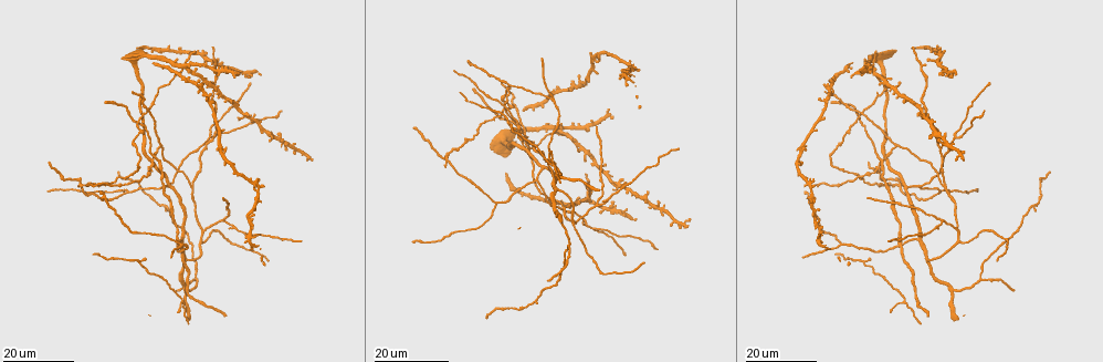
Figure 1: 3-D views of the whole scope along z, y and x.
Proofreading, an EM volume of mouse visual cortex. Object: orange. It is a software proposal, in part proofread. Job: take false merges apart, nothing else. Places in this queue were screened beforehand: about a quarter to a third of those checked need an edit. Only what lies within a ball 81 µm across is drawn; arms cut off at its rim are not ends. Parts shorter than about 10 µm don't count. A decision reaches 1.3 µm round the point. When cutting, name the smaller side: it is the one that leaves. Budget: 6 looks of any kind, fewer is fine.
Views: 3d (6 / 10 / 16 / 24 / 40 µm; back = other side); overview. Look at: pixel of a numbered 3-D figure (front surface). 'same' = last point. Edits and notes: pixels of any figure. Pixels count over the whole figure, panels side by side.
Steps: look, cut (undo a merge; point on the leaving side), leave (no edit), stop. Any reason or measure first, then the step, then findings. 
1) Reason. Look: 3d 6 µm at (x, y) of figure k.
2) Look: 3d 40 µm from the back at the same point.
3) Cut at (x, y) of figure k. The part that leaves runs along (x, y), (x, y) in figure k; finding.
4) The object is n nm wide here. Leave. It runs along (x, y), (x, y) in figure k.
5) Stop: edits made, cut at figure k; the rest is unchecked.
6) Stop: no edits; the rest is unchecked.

Branch point. Look: 3d 16 µm at (959, 229) of figure 1.

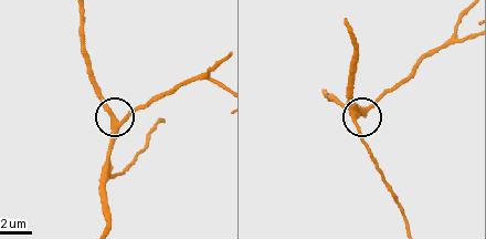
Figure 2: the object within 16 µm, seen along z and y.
Look: 3d 6 µm at (368, 107) of figure 2.

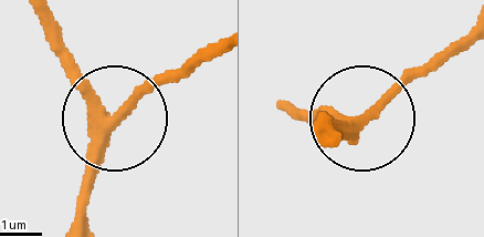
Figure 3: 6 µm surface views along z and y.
The object is 260 nm wide here. Leave. It runs along (35, 14), (109, 121), (82, 216) in figure 3; continuous, no second neuron.

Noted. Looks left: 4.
Four arms meet. Look: 3d 16 µm at (900, 243) of figure 1.

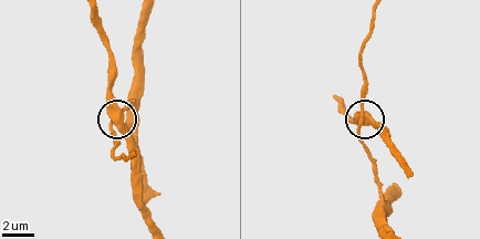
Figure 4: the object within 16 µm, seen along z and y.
Look: 3d 6 µm at (120, 125) of figure 4.

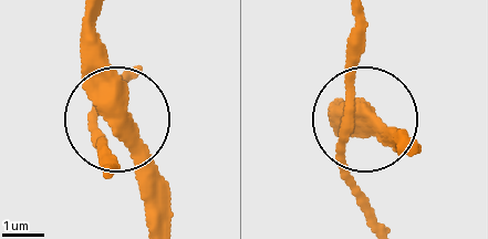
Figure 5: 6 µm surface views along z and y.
The object is 400 nm wide here. Leave. All the same neuron.

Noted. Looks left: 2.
Arms part here. Look: 3d 16 µm at (596, 204) of figure 1.

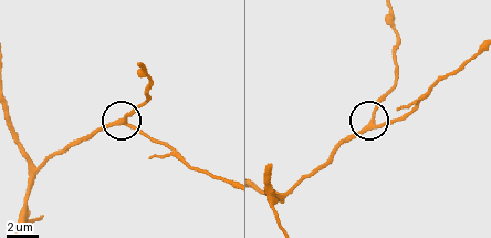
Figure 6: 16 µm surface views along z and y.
Zoom in. Look: 3d 10 µm at (123, 121) of figure 6.

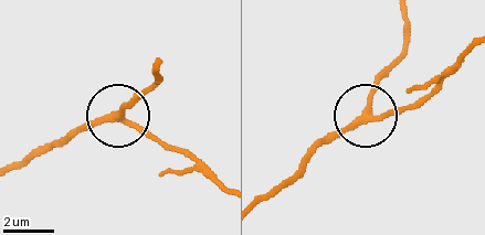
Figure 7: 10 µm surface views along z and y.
The side arm is 25 µm long. Leave. It runs along (14, 169), (85, 127), (114, 118), (153, 81) in figure 7; continuous, no second neuron.

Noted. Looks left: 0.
Stop: no edits; the rest is unchecked.

